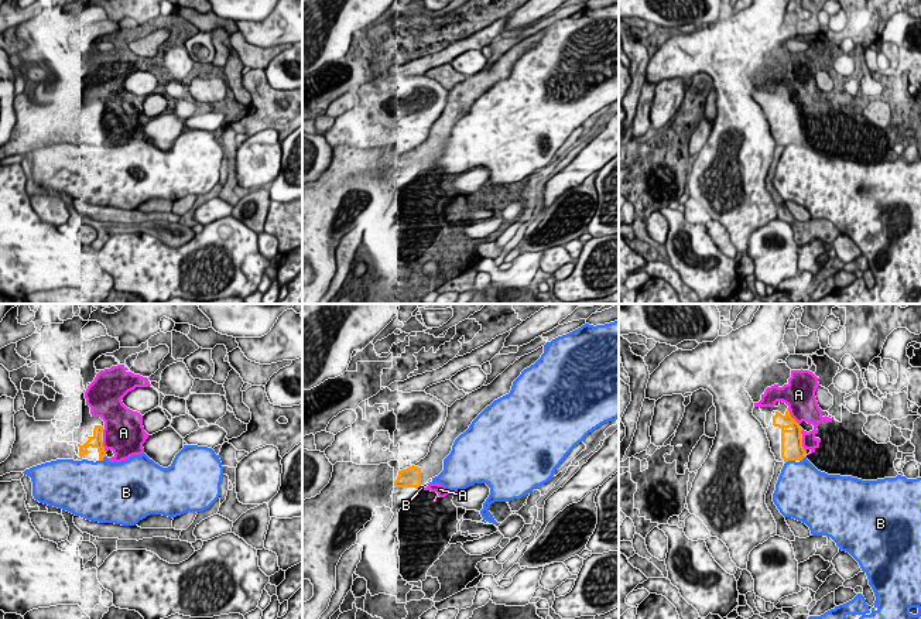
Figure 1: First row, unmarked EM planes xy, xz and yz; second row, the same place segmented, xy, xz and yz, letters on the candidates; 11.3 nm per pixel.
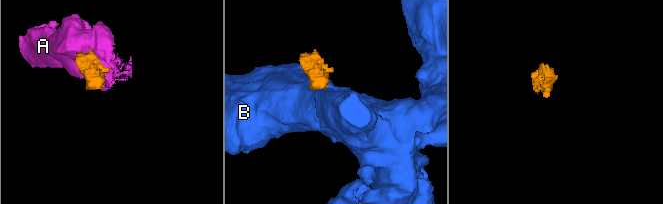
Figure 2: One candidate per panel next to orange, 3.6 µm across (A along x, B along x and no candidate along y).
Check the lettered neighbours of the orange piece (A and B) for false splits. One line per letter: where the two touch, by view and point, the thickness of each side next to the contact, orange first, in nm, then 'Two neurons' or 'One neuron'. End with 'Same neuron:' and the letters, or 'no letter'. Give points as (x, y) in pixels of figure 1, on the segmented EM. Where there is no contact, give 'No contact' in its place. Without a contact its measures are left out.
A: Touches orange at yz (791, 417). Thickness 220 nm (orange) against 340 nm. Two neurons
B: Touches orange at yz (790, 460). Thickness 260 nm (orange) against 420 nm. Two neurons
Same neuron: no letter

